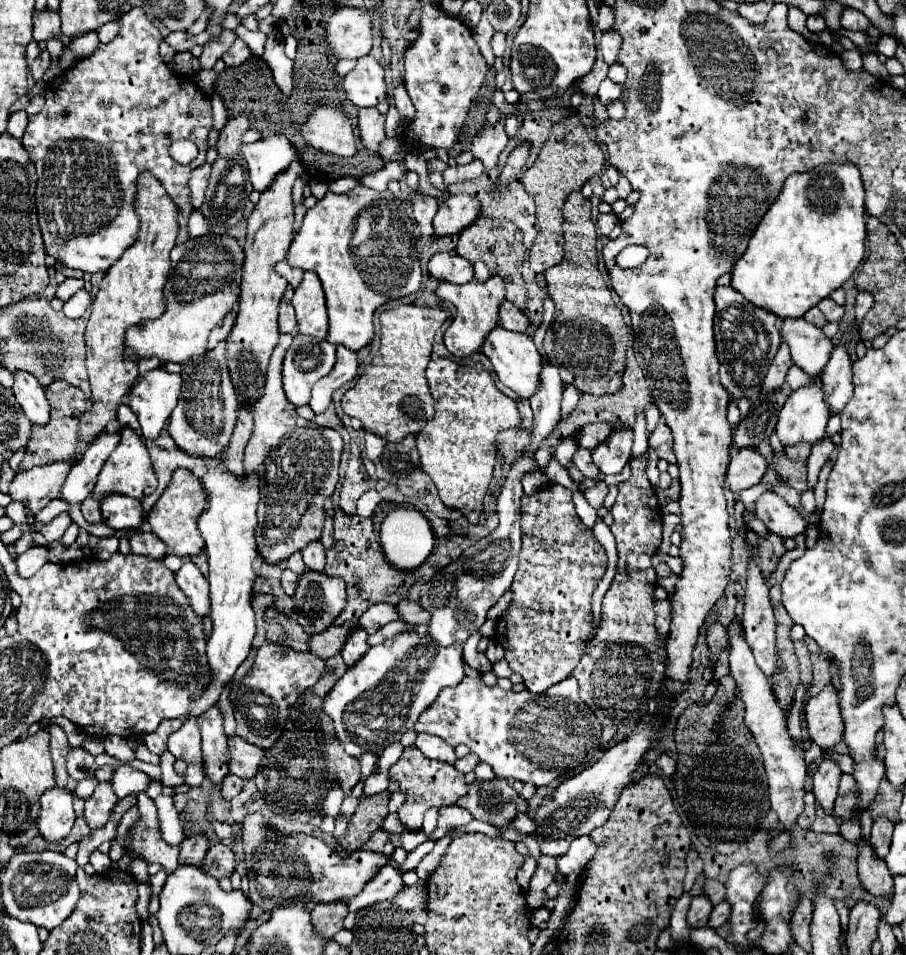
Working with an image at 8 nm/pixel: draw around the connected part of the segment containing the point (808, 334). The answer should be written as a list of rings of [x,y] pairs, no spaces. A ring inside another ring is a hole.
[[[799,318],[783,320],[781,334],[791,348],[793,362],[811,378],[819,376],[833,352],[833,342],[823,334],[823,330]]]

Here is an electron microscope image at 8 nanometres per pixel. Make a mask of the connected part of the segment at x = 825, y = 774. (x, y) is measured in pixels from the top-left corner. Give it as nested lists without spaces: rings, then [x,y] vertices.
[[[823,760],[813,776],[813,794],[817,804],[825,814],[833,816],[833,802],[837,798],[837,784],[841,778],[841,770],[833,760]]]

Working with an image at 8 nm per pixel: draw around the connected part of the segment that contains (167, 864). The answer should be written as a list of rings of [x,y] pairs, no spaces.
[[[145,792],[137,796],[137,804],[139,804],[141,816],[139,816],[139,822],[135,822],[135,826],[131,828],[133,854],[147,862],[159,862],[165,868],[165,872],[171,874],[171,870],[179,866],[177,862],[179,846],[169,846],[167,842],[161,840],[155,804]]]

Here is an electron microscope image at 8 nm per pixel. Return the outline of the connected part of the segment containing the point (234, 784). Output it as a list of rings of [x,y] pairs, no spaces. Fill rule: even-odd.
[[[229,773],[222,784],[222,794],[225,800],[230,801],[231,798],[237,796],[244,787],[244,782],[241,778]]]

